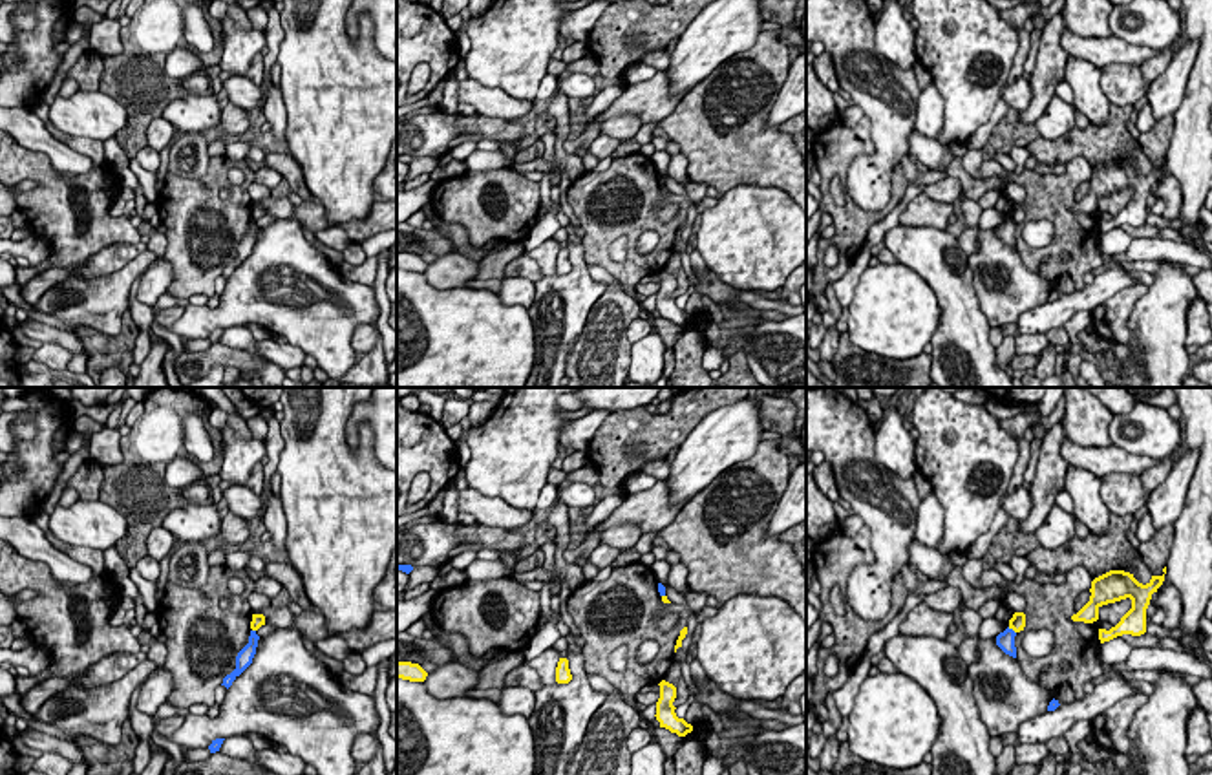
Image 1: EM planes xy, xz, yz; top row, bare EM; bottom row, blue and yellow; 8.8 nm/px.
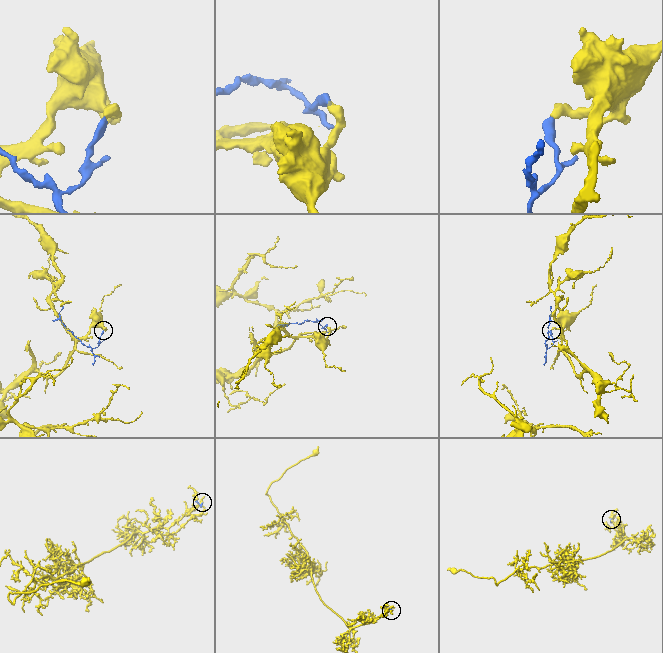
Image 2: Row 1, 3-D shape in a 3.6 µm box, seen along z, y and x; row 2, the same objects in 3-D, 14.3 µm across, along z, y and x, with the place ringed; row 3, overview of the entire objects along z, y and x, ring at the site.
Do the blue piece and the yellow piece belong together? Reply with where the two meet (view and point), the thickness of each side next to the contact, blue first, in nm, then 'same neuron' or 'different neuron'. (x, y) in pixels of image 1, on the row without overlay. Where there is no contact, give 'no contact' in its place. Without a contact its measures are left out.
yz (1011, 220) | 160/140 nm | different neuron

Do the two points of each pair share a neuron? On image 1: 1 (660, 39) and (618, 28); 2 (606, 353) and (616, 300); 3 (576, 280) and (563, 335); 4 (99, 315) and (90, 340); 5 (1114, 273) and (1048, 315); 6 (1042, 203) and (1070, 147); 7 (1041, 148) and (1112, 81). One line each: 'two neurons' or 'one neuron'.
1: one neuron
2: one neuron
3: one neuron
4: two neurons
5: one neuron
6: two neurons
7: two neurons

